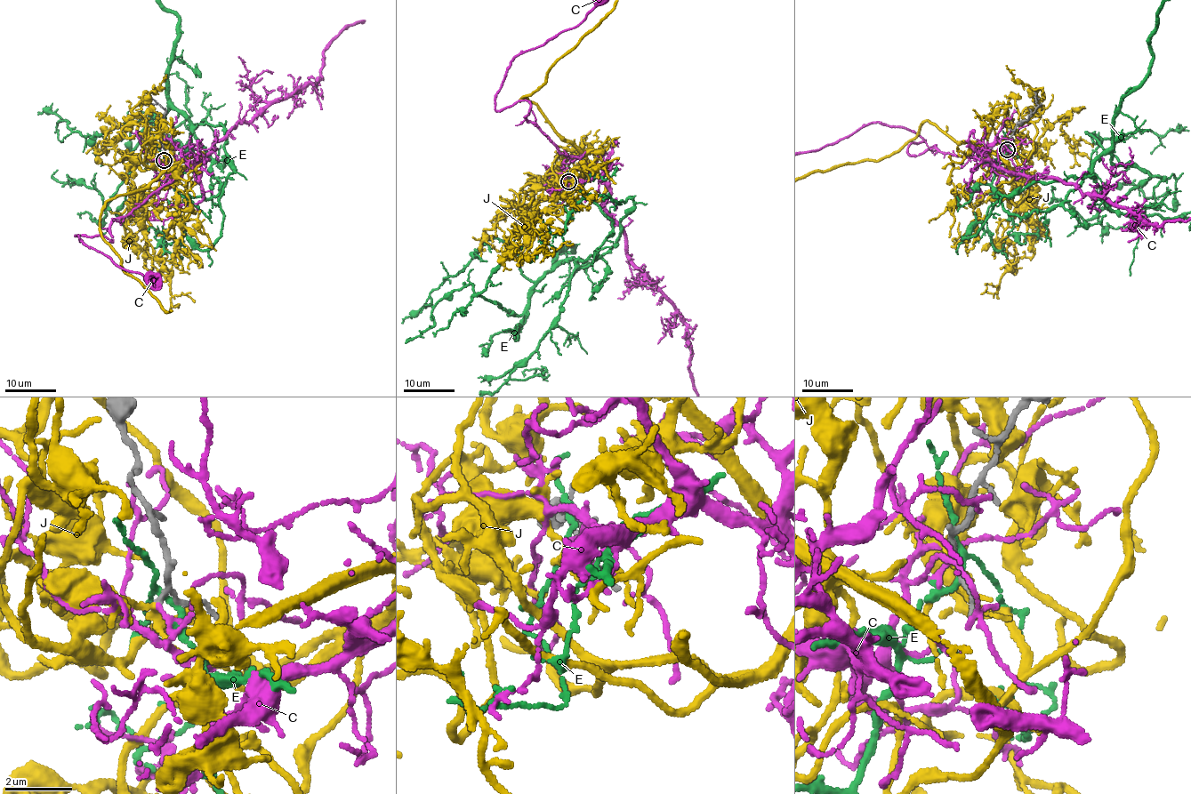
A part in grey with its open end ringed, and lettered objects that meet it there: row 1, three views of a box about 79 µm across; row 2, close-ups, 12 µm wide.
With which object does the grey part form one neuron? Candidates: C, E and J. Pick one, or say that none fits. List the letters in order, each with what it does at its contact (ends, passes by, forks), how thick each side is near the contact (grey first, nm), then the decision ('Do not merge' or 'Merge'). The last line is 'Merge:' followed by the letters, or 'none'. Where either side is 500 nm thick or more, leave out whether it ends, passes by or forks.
C: It ends there. Thickness 120 nm (grey) against 140 nm. Do not merge
E: It forks there. Thickness 140 nm (grey) against 150 nm. Do not merge
J: It forks there. Thickness 120 nm (grey) against 170 nm. Do not merge
Merge: none

